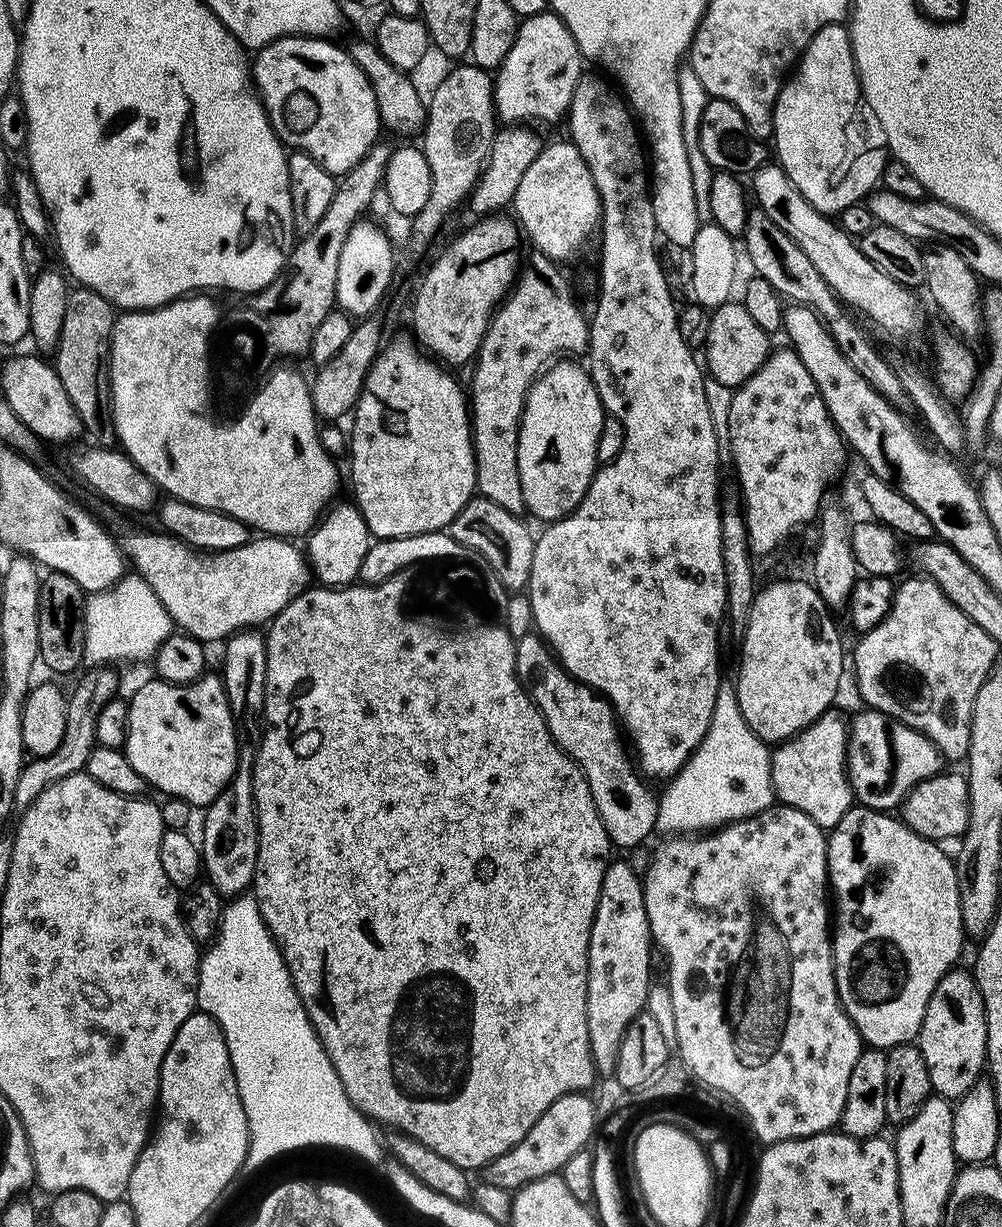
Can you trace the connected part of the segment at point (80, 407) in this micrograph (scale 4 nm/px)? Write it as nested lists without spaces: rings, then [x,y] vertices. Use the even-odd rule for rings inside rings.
[[[83,286],[69,291],[66,302],[66,318],[62,318],[62,334],[54,349],[54,367],[62,387],[69,394],[70,402],[83,424],[83,431],[93,436],[96,442],[116,440],[116,428],[112,424],[112,405],[110,403],[110,381],[108,379],[108,358],[112,355],[112,327],[116,325],[117,313],[114,305],[102,294]]]

